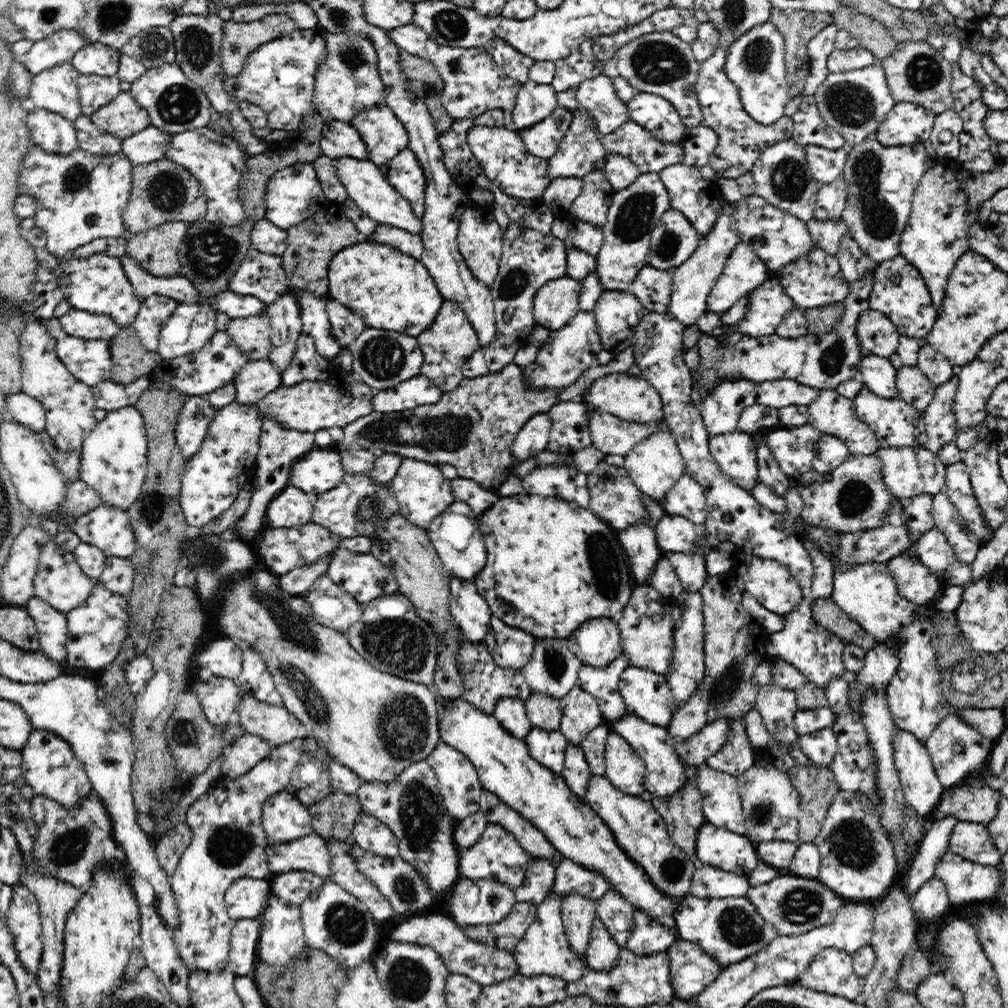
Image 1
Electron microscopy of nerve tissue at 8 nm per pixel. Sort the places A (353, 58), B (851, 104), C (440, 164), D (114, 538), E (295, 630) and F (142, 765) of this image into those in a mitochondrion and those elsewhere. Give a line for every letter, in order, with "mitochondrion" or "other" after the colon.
A: mitochondrion
B: mitochondrion
C: other
D: other
E: mitochondrion
F: other

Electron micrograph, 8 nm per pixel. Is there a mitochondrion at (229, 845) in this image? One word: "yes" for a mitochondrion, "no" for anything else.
yes

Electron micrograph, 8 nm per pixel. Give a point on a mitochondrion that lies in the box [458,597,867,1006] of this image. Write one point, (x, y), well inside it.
(736, 925)

